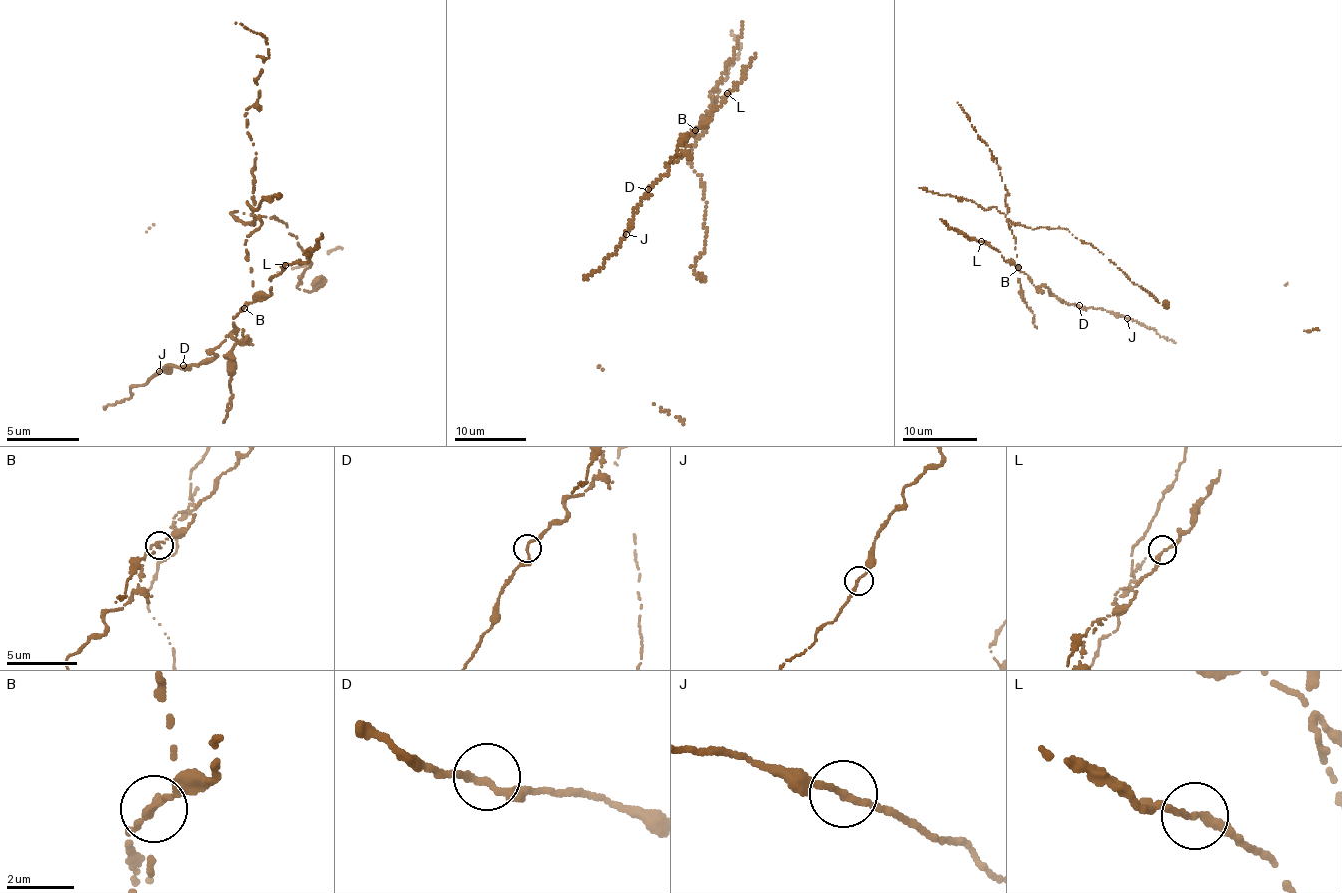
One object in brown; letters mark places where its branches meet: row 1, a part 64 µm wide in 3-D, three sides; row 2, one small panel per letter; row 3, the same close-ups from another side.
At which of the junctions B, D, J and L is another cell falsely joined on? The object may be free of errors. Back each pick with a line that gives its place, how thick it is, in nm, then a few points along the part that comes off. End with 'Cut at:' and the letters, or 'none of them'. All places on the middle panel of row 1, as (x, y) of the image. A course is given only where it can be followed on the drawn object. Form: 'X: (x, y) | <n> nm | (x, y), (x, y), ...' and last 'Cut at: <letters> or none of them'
B: (695, 130) | 200 nm | (695, 129), (709, 113), (689, 162), (700, 176), (705, 203), (705, 250), (693, 269), (705, 279)
Cut at: B

